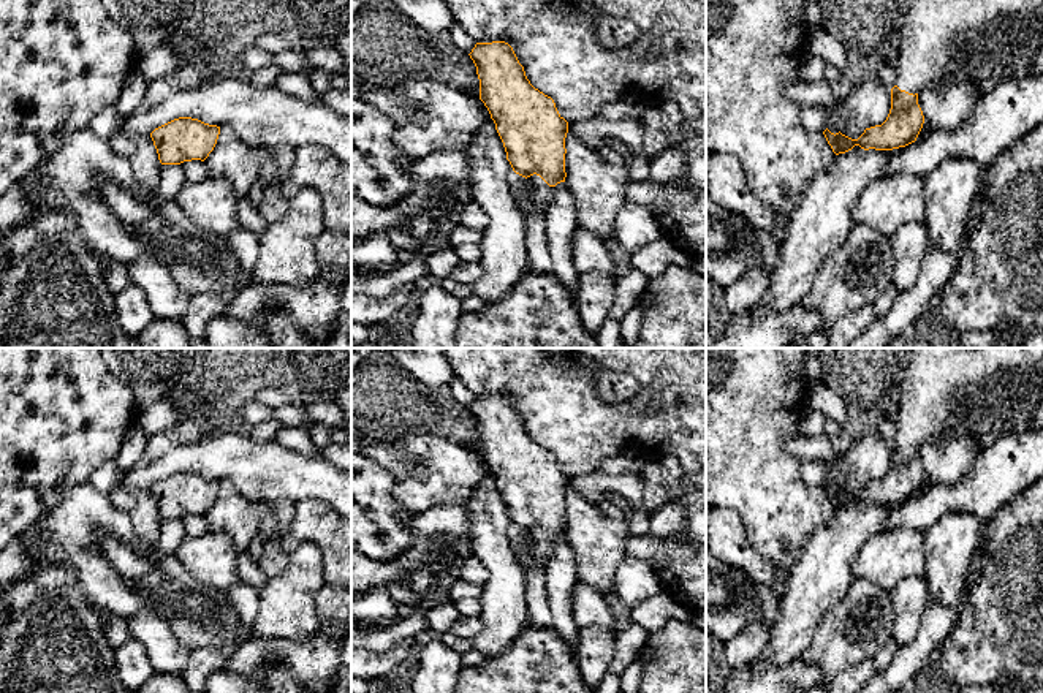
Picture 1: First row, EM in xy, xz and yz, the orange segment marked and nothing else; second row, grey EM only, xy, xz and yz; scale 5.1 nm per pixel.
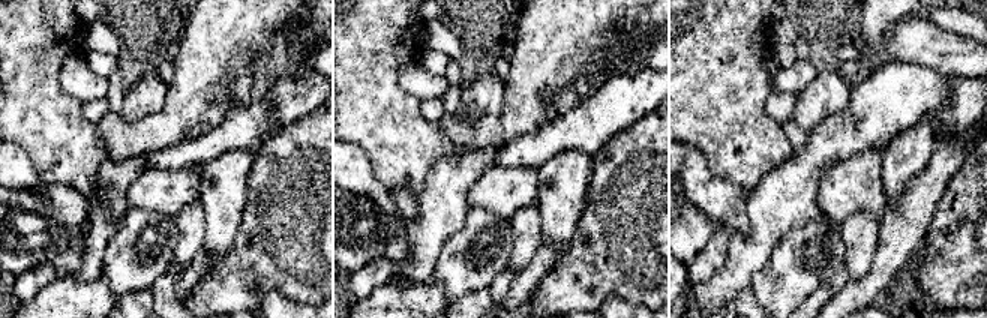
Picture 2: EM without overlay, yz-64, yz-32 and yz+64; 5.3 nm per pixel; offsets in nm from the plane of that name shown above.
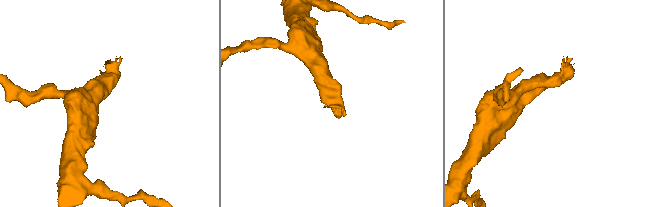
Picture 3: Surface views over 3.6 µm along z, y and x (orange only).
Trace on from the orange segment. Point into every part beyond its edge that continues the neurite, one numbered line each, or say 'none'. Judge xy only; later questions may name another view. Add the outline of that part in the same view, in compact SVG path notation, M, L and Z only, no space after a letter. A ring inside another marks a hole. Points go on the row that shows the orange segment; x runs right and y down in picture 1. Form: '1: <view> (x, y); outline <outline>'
none

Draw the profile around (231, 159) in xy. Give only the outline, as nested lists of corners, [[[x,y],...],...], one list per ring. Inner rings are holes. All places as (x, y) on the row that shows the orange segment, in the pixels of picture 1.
[[[225,125],[220,127],[217,144],[204,163],[209,177],[228,179],[242,195],[258,180],[261,168],[271,155],[271,149],[250,147],[236,136],[231,127]]]

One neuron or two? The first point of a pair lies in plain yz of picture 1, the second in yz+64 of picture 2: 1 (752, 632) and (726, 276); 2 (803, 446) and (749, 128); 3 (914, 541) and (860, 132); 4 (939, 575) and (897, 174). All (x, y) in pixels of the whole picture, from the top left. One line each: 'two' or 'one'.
1: two
2: two
3: two
4: one

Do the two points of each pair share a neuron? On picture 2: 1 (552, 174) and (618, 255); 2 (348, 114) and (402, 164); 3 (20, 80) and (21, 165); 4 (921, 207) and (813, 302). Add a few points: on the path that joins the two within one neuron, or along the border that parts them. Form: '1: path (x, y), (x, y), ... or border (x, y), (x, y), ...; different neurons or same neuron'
1: border (590, 176), (579, 222), (569, 242); different neurons
2: path (362, 120), (392, 150); same neuron
3: border (15, 143), (30, 158), (38, 179); different neurons
4: border (836, 293), (828, 302); different neurons

